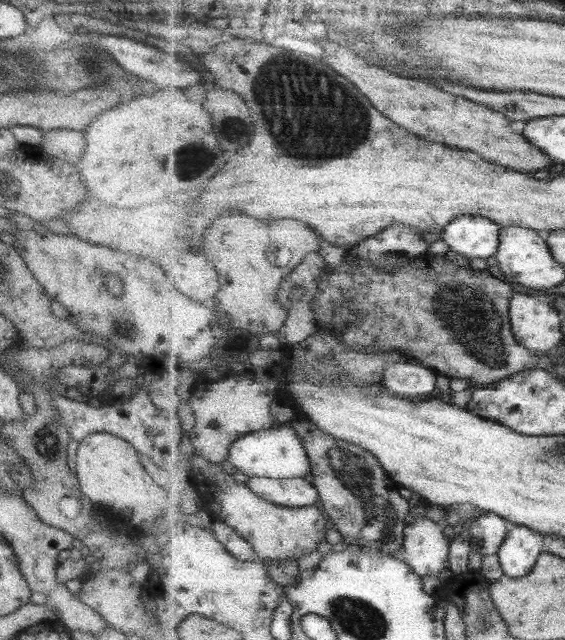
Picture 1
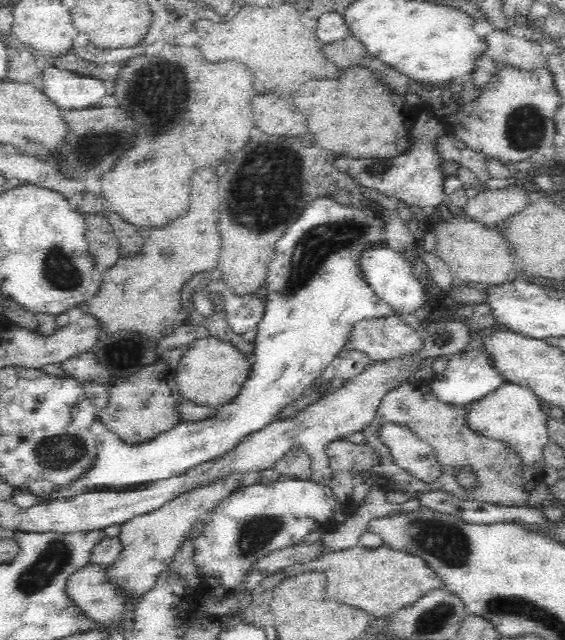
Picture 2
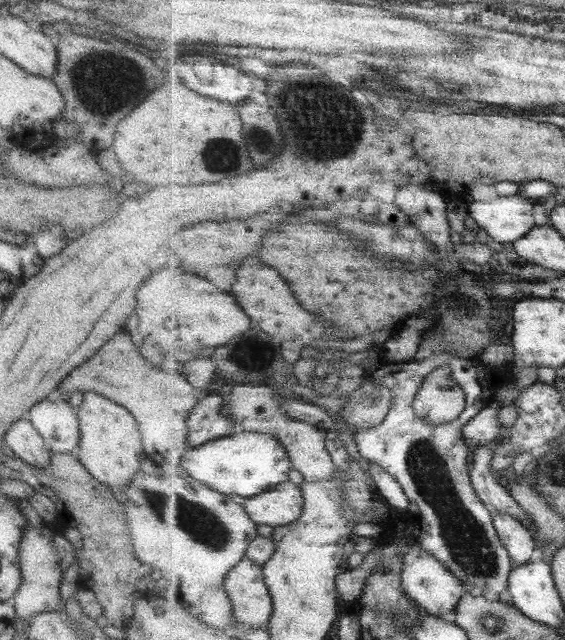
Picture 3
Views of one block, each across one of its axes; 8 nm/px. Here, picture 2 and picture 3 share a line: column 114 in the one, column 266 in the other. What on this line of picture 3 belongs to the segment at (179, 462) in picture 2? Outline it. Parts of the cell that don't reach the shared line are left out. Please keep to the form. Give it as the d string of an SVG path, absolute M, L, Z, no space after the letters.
M235 432L207 444L191 448L178 470L205 482L207 488L223 494L238 494L247 499L268 492L289 481L292 460L287 449L272 434Z

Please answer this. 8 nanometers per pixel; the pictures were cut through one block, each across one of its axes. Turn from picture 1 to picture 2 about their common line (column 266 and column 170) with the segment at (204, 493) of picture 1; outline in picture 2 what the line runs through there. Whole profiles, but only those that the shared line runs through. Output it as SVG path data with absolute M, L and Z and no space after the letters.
M238 472L238 474L230 474L230 476L220 476L220 478L214 478L212 482L208 482L208 484L204 484L204 486L192 487L190 490L187 490L182 494L176 495L174 498L171 498L168 502L166 502L166 504L159 506L156 510L150 511L148 514L138 515L137 517L127 520L126 522L124 522L124 524L121 524L120 534L118 535L118 539L120 539L120 541L122 541L122 545L124 545L124 552L122 552L120 558L118 558L118 560L116 560L114 564L110 564L108 566L108 577L110 577L110 579L112 579L114 583L118 583L118 585L120 585L122 589L124 589L124 593L126 593L126 595L130 595L132 599L135 599L136 595L139 595L144 591L150 590L153 587L153 584L155 583L155 578L158 576L158 573L161 573L162 570L164 570L166 567L168 567L171 564L172 557L175 555L175 552L178 550L180 543L182 542L182 540L185 539L185 536L186 534L188 534L189 530L192 530L192 528L196 526L197 522L205 519L206 515L209 512L212 512L218 506L218 503L222 502L222 499L225 496L228 496L230 493L232 493L236 489L239 489L240 480L244 478L244 475L248 476L248 474L243 474L243 472Z

